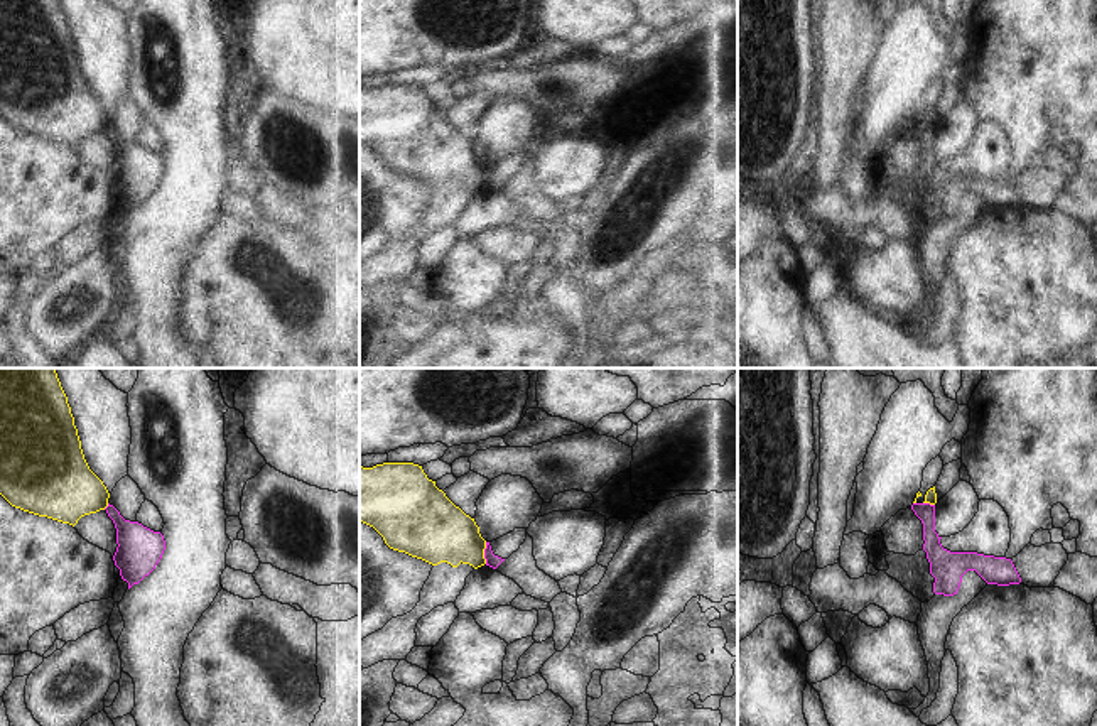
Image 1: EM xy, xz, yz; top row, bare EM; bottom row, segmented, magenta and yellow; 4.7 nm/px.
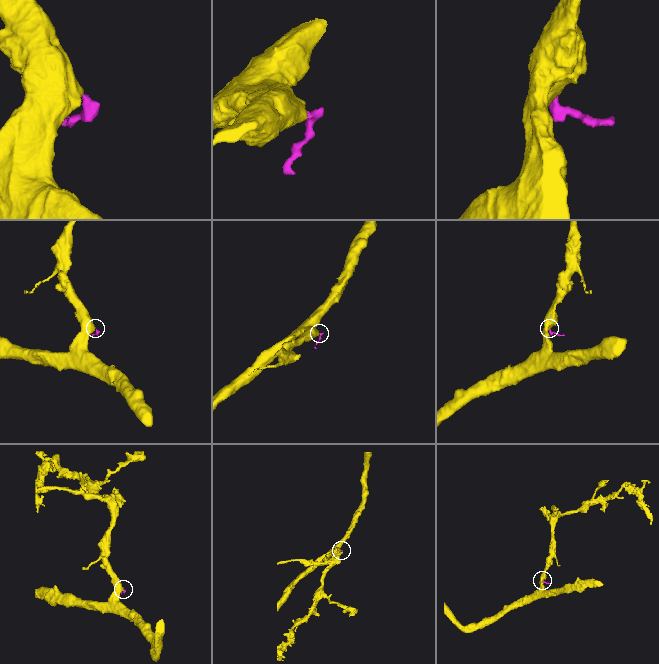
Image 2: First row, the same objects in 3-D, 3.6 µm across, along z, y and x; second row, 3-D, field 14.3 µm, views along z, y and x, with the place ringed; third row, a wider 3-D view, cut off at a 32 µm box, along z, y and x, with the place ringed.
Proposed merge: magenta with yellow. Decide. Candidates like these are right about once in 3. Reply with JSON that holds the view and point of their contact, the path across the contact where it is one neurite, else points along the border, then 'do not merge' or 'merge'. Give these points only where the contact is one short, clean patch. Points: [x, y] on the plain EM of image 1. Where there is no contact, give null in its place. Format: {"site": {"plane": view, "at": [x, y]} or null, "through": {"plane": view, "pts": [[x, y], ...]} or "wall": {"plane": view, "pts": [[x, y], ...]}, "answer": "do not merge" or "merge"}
{"site": {"plane": "xz", "at": [485, 174]}, "wall": {"plane": "xz", "pts": [[486, 164], [485, 184]]}, "answer": "do not merge"}

